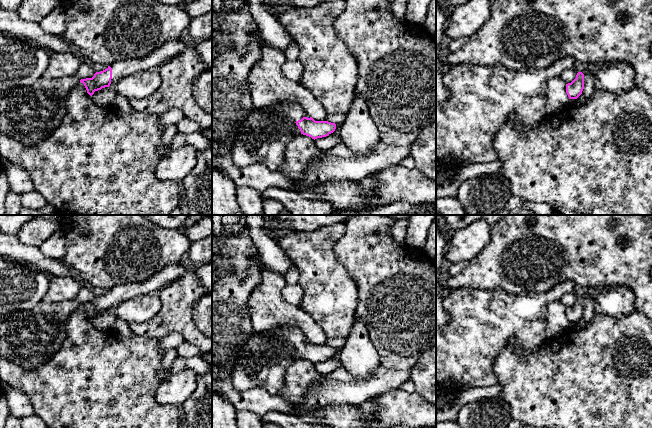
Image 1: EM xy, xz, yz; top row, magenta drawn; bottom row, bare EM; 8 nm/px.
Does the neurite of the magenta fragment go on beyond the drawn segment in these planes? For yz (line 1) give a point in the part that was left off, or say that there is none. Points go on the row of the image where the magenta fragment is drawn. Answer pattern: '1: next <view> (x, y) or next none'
1: next none

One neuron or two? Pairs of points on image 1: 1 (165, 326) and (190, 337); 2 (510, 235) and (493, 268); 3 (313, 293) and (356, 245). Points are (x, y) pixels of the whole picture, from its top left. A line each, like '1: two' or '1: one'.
1: one
2: one
3: two

